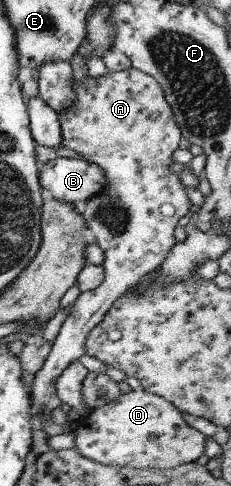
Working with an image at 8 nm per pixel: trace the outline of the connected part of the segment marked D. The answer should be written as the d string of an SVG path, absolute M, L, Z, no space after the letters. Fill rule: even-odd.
M140 388L128 391L79 418L74 428L74 449L106 466L168 470L194 462L204 454L206 436L186 423L170 402Z

